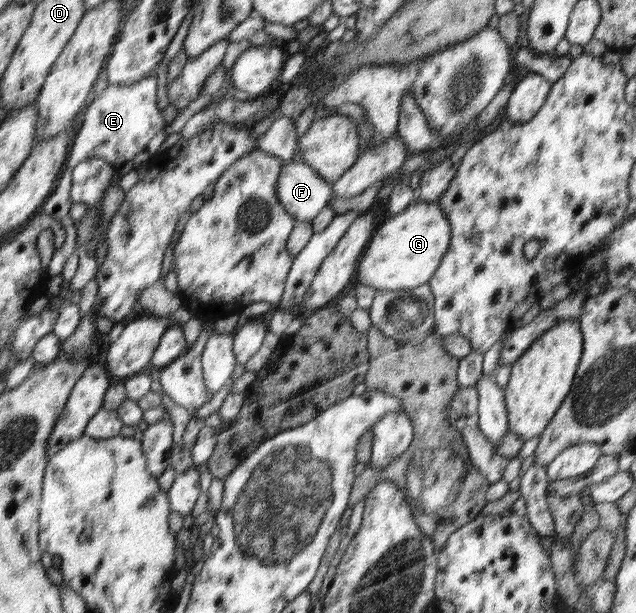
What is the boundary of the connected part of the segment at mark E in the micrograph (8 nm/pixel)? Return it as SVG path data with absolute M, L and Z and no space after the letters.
M153 70L149 76L145 76L136 83L109 84L101 94L93 97L82 114L81 133L77 134L77 140L74 141L73 149L70 150L66 169L62 173L61 180L58 181L57 188L54 189L53 196L42 205L44 214L58 219L66 231L65 244L55 249L48 264L50 276L61 274L67 258L76 251L78 223L72 220L69 215L72 203L70 194L72 192L74 168L82 161L92 157L103 158L108 164L117 168L120 164L132 160L138 152L142 152L146 148L150 138L154 138L160 132L160 128L158 128L160 124L156 120L156 116L158 116L158 110L156 110L156 77L156 71Z

